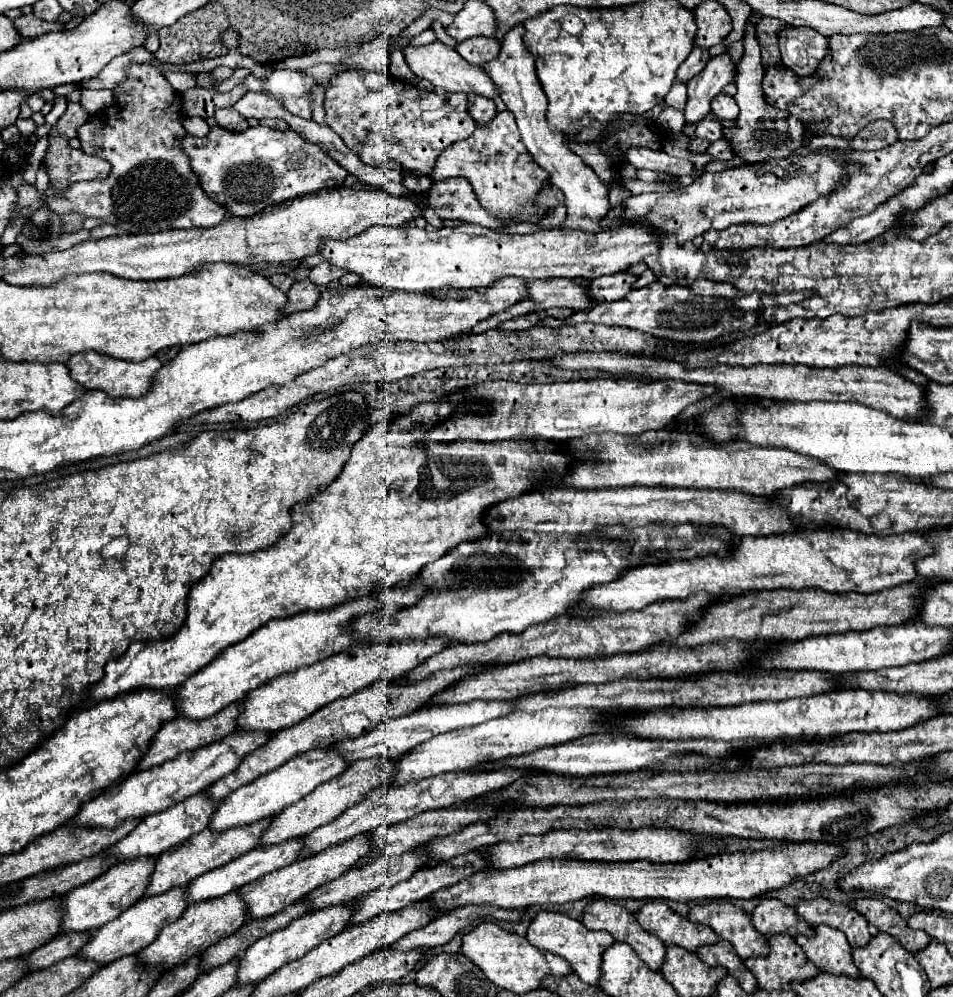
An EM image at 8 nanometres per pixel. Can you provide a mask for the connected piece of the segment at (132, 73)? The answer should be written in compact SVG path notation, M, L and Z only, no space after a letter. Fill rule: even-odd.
M135 63L129 67L127 73L129 77L127 81L123 81L123 91L127 91L127 95L123 95L123 99L115 95L115 105L99 111L101 115L95 115L95 119L79 127L81 151L109 161L111 163L109 175L105 179L95 179L95 181L77 181L69 185L67 189L55 189L49 183L49 187L43 193L39 193L35 185L23 181L17 187L17 205L9 217L9 223L13 223L15 219L27 221L45 205L59 217L69 215L69 213L81 213L85 217L97 217L103 223L115 225L127 233L141 233L141 231L159 233L159 231L169 231L169 229L209 229L209 227L217 227L219 223L231 217L223 205L211 201L203 193L199 179L189 165L187 155L179 149L179 141L187 135L181 125L183 121L181 95L151 65Z

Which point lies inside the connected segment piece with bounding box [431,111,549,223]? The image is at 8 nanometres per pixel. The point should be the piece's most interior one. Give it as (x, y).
(496, 163)

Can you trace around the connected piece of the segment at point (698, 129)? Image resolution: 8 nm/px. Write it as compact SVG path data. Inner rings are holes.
M701 119L695 125L683 127L684 134L688 137L707 139L711 143L721 137L721 129L723 129L723 125L719 121L711 121L711 119Z

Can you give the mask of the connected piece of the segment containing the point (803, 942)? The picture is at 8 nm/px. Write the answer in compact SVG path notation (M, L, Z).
M819 925L815 927L813 937L797 935L795 943L801 945L809 961L815 963L821 971L859 977L859 969L853 965L851 959L851 945L847 943L847 937L839 929Z

